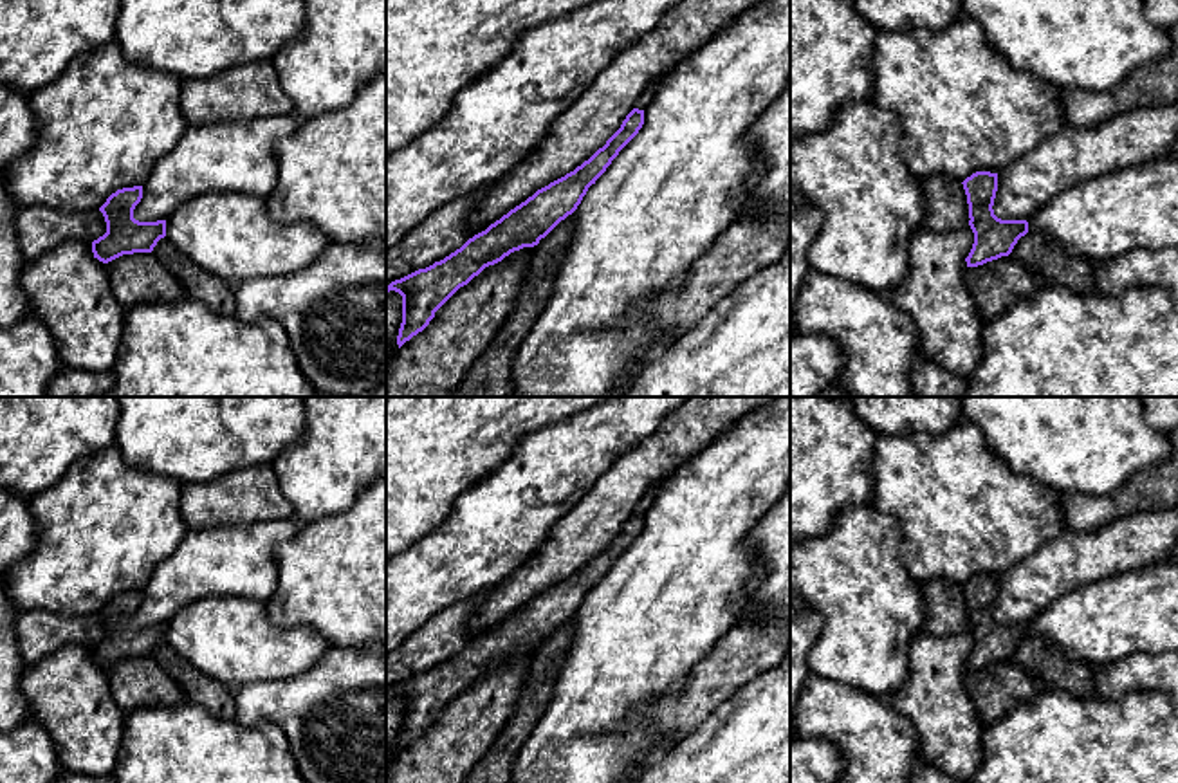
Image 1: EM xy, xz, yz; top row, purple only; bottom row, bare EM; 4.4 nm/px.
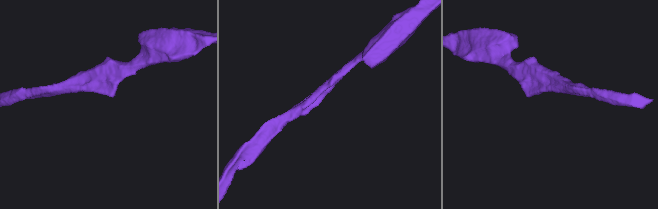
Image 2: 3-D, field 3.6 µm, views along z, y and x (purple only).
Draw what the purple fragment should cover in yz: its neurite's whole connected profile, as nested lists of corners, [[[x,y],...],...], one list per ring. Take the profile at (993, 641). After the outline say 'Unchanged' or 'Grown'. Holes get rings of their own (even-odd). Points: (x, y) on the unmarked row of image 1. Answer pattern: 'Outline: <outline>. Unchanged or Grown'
Outline: [[[976,576],[962,588],[969,608],[969,630],[974,637],[972,653],[965,662],[967,671],[1008,660],[1017,644],[1028,637],[1028,626],[1001,624],[994,619],[998,577]]]. Unchanged

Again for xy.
Outline: [[[143,590],[123,592],[112,597],[99,612],[106,637],[92,646],[94,662],[108,668],[123,659],[152,657],[166,640],[166,624],[139,626],[133,613],[143,603]]]. Unchanged

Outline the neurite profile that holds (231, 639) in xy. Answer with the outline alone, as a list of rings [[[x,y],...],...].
[[[235,595],[179,610],[166,624],[166,642],[229,689],[298,677],[316,668],[330,646],[310,626],[274,626],[263,603]]]

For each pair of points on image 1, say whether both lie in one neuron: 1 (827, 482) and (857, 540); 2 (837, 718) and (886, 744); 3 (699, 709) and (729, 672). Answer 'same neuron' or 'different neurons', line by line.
1: different neurons
2: same neuron
3: same neuron

